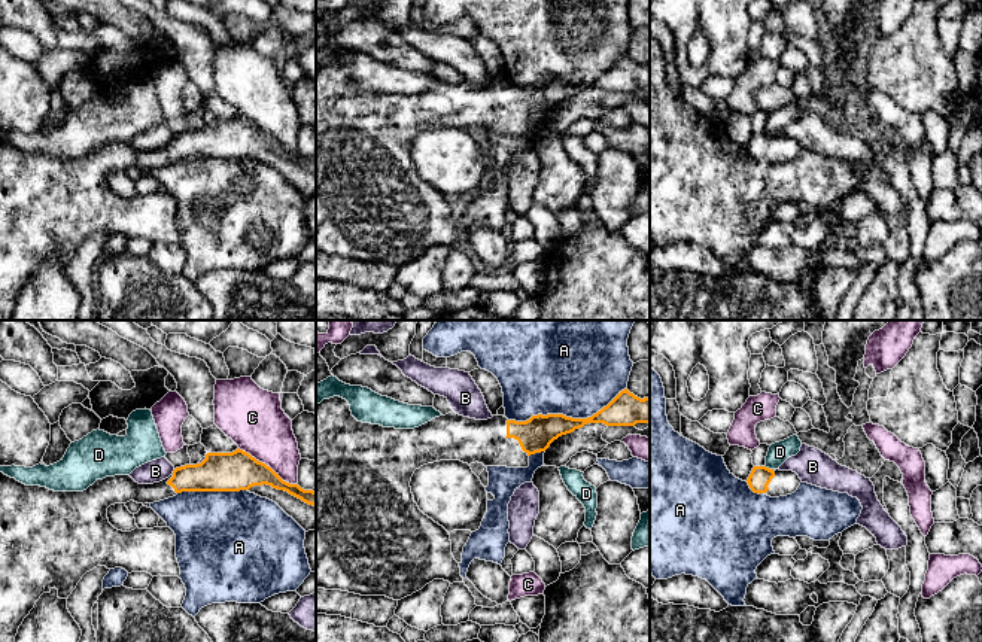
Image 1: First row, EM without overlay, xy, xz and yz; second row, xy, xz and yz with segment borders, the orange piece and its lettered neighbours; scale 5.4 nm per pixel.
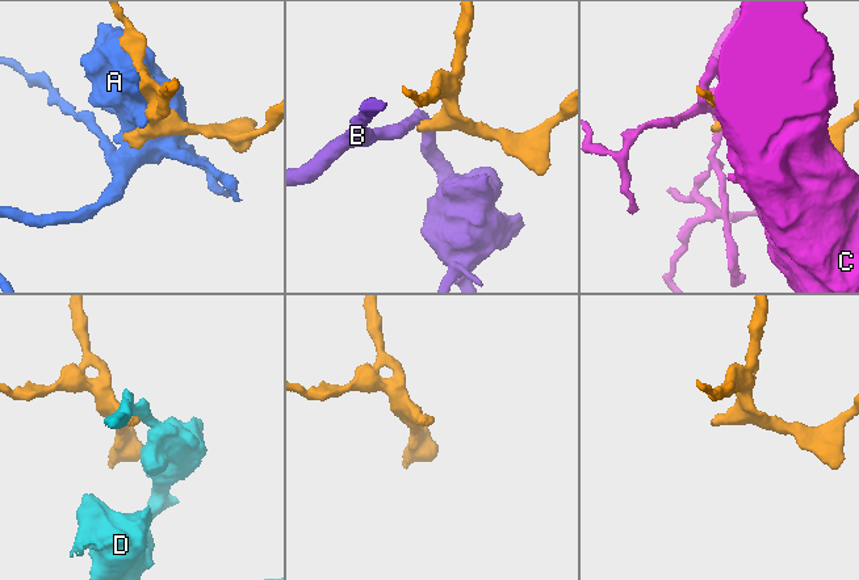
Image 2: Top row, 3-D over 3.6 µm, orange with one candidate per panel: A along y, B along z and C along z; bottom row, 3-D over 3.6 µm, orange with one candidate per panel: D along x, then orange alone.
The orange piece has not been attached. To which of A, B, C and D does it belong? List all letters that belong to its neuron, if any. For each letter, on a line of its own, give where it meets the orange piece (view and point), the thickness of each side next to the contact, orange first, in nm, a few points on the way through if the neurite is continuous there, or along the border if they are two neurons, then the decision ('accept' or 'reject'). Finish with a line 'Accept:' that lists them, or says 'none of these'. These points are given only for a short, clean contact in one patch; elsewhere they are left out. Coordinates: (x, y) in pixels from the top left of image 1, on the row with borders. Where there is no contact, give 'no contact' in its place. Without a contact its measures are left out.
A: xz (566, 417) | 190/480 nm | reject
B: xy (173, 471) | 200/120 nm | along xy (175, 469), (172, 472) | reject
C: xy (277, 475) | 220/280 nm | reject
D: yz (768, 468) | 120/110 nm | along yz (765, 465), (772, 469) | reject
Accept: none of these

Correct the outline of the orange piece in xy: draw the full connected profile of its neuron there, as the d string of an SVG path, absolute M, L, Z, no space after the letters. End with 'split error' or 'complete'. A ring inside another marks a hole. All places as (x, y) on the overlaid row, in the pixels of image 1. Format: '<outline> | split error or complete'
M240 448L232 453L207 453L201 463L176 468L168 478L159 483L139 484L130 475L115 475L97 480L83 492L54 492L40 486L25 486L0 472L0 642L15 642L19 626L43 593L51 593L55 587L60 599L69 599L82 576L97 566L122 568L128 573L148 572L152 576L180 575L174 532L170 527L118 530L107 518L110 505L130 500L145 505L173 498L182 492L240 492L262 484L285 490L316 506L316 492L283 481L270 466Z | split error

